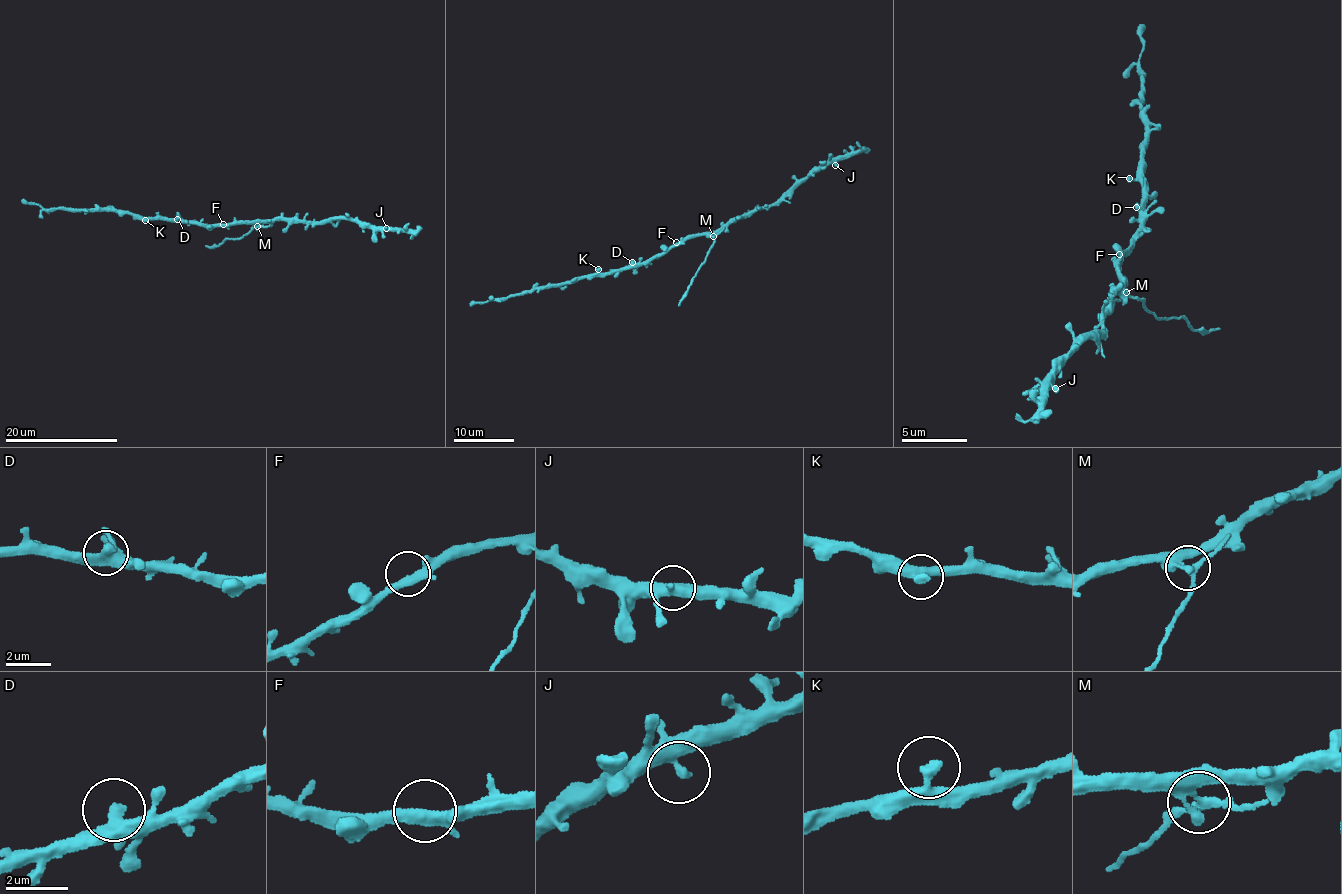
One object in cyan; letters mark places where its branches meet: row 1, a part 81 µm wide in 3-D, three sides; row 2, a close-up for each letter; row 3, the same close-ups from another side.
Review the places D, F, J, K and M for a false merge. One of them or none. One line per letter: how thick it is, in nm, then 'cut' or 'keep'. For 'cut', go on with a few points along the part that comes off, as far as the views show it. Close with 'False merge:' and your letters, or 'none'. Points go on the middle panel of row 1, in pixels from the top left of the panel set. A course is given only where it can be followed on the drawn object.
D: 360 nm | keep
F: 320 nm | keep
J: 320 nm | keep
K: 300 nm | keep
M: 300 nm | cut | (712, 236), (714, 240), (679, 306)
False merge: M

